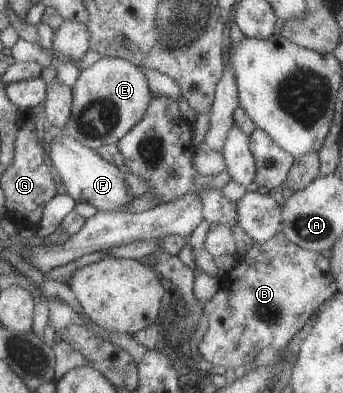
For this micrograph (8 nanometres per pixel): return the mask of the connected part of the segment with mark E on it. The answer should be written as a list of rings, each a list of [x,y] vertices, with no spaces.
[[[98,57],[97,62],[79,72],[71,92],[70,118],[64,133],[94,151],[104,144],[118,144],[140,122],[152,98],[142,69],[117,57]]]

